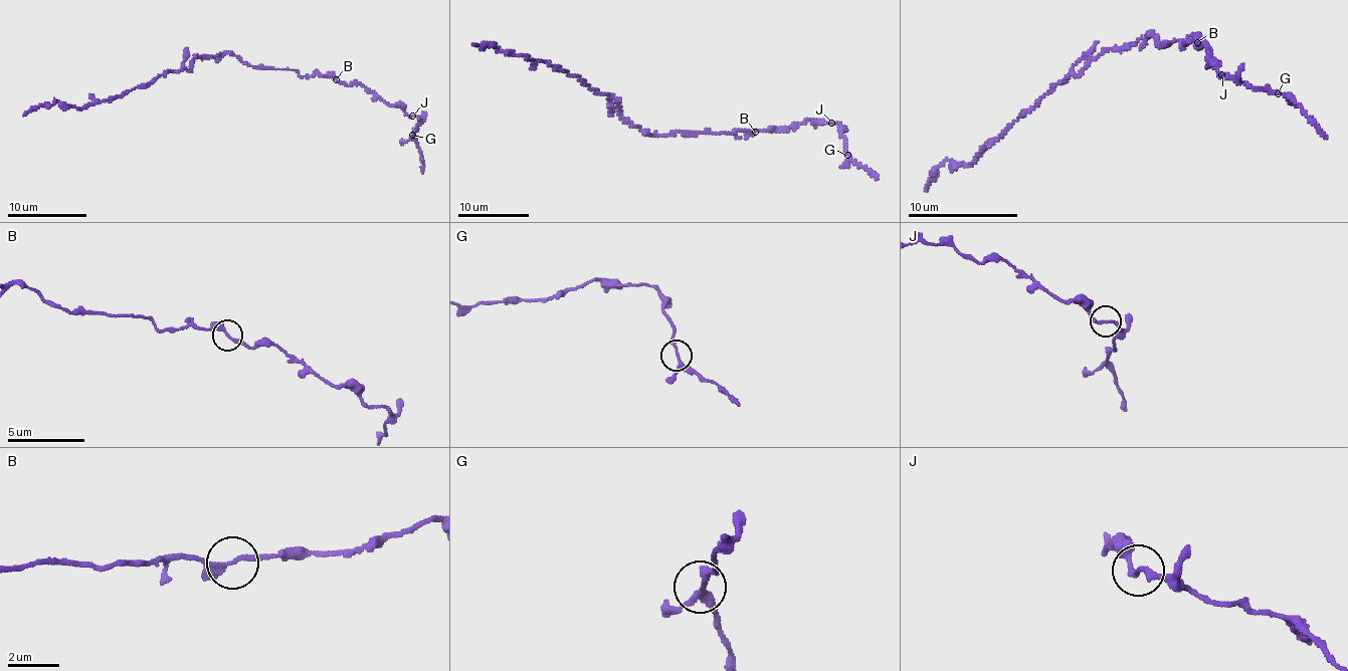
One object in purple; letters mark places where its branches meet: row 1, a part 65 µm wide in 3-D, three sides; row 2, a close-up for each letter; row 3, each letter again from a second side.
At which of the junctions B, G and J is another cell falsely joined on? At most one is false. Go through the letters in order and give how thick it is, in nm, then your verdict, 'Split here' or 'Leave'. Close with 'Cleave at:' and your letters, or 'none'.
B: Thickness 220 nm. Leave
G: Thickness 170 nm. Leave
J: Thickness 180 nm. Leave
Cleave at: none

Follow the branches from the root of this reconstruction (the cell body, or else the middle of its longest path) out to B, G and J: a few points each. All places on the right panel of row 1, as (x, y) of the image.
B: (1151, 36), (1154, 35), (1159, 41), (1158, 46), (1179, 40), (1181, 47), (1195, 38), (1196, 43)
G: (1151, 36), (1158, 46), (1207, 43), (1207, 65), (1219, 75), (1278, 93)
J: (1151, 36), (1158, 46), (1179, 40), (1181, 47), (1195, 38), (1200, 49), (1207, 43), (1207, 65), (1221, 74)

